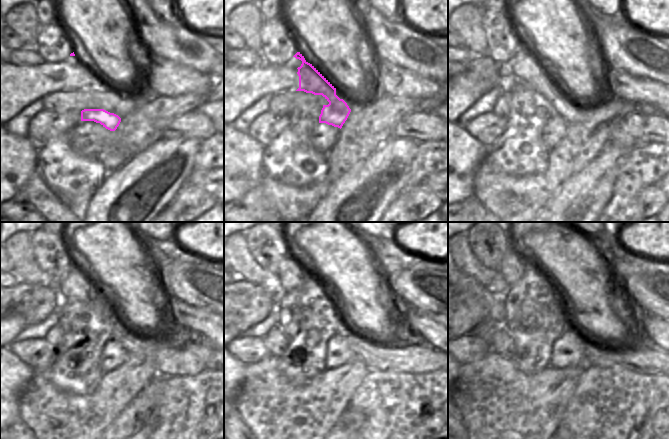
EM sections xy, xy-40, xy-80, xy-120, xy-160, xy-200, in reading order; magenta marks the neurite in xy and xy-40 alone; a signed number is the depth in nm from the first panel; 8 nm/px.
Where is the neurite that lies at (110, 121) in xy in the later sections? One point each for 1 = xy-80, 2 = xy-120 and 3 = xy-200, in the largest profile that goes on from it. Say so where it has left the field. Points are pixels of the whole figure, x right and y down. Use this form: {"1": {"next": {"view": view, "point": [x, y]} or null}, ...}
{"1": {"next": {"view": "xy-80", "point": [525, 67]}}, "2": {"next": {"view": "xy-120", "point": [76, 284]}}, "3": {"next": {"view": "xy-200", "point": [512, 267]}}}

